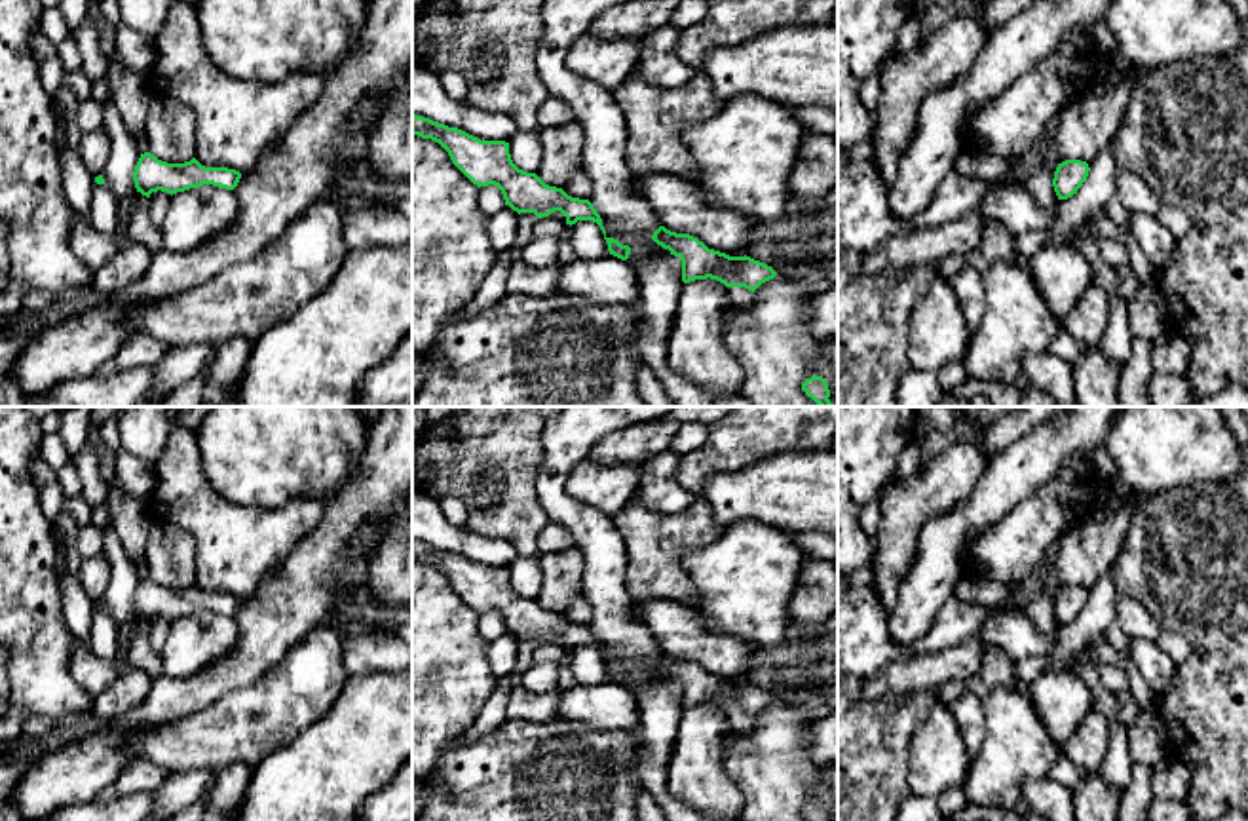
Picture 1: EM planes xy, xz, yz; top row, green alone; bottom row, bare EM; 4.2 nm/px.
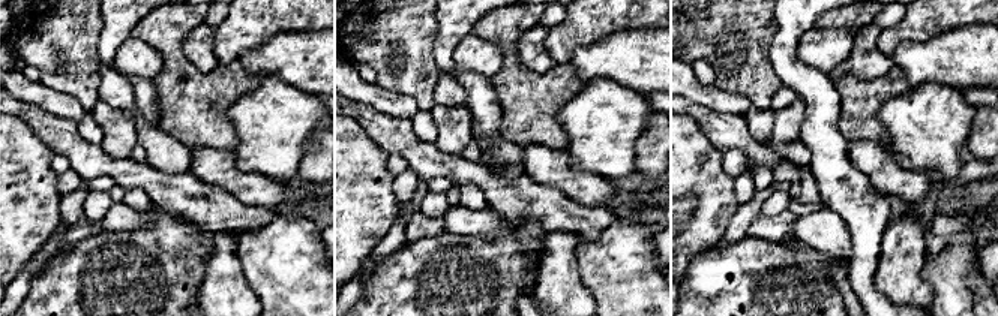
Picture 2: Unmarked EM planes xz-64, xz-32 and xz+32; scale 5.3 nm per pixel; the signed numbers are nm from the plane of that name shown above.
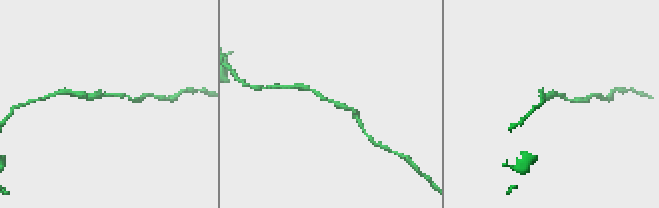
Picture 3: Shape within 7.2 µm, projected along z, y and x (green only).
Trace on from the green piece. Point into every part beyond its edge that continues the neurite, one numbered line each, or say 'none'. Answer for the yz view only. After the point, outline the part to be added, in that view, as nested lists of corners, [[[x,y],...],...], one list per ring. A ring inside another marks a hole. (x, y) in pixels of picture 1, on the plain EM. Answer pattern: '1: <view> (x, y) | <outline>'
none

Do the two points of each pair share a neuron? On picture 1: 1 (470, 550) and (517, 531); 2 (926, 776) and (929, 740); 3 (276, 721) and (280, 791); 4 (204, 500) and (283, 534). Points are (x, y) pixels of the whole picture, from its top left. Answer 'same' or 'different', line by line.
1: different
2: same
3: different
4: same

